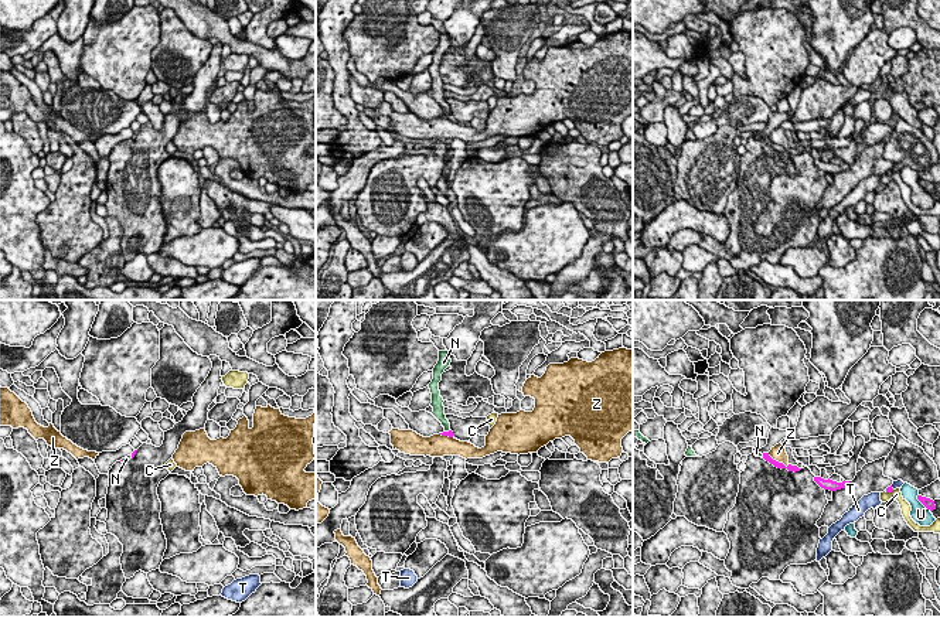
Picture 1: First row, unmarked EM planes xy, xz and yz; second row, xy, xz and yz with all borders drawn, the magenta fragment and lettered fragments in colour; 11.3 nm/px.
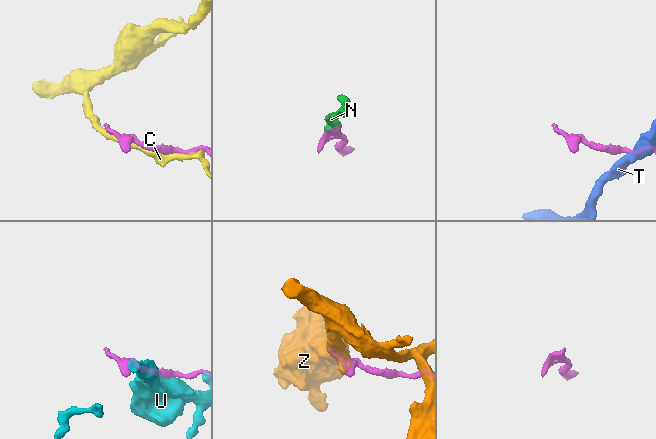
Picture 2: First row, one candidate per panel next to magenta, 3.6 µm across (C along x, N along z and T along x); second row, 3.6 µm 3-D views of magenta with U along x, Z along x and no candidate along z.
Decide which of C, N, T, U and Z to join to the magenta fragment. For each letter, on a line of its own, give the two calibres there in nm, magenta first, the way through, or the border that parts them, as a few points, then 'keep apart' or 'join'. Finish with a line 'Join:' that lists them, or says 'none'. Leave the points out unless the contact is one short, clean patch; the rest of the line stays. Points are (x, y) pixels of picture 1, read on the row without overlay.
C: 60/120 nm | keep apart
N: 70/130 nm | across xz (449, 116), (446, 115), (446, 108), (438, 95) | join
T: 60/100 nm | along yz (891, 169), (893, 171) | keep apart
U: 120/200 nm | keep apart
Z: 70/170 nm | keep apart
Join: N

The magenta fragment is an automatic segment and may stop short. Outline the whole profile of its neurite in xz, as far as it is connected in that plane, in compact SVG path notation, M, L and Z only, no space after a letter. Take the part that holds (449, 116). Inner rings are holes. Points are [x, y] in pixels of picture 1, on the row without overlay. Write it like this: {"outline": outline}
{"outline": "M439 34L439 44L435 48L435 51L432 52L433 54L433 62L429 67L429 72L430 72L430 76L432 76L432 86L430 86L430 89L433 91L432 98L445 110L445 115L439 116L439 117L453 120L453 115L450 113L450 106L449 106L449 103L446 102L446 98L445 98L445 89L443 89L445 83L440 79L440 74L439 74L439 65L442 64L442 57L450 48L450 45L452 45L452 42L450 42L449 34Z"}

